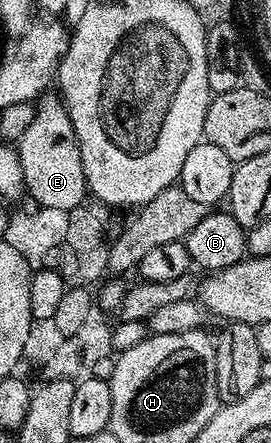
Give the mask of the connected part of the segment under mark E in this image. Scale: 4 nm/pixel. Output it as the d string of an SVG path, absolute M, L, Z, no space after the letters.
M46 91L38 97L34 106L35 115L32 123L24 129L24 133L16 140L20 167L24 167L25 192L35 202L35 206L44 208L62 208L71 210L81 206L87 200L86 176L84 175L84 163L80 159L80 143L76 139L76 131L72 127L72 119L66 110L66 103L57 92Z

